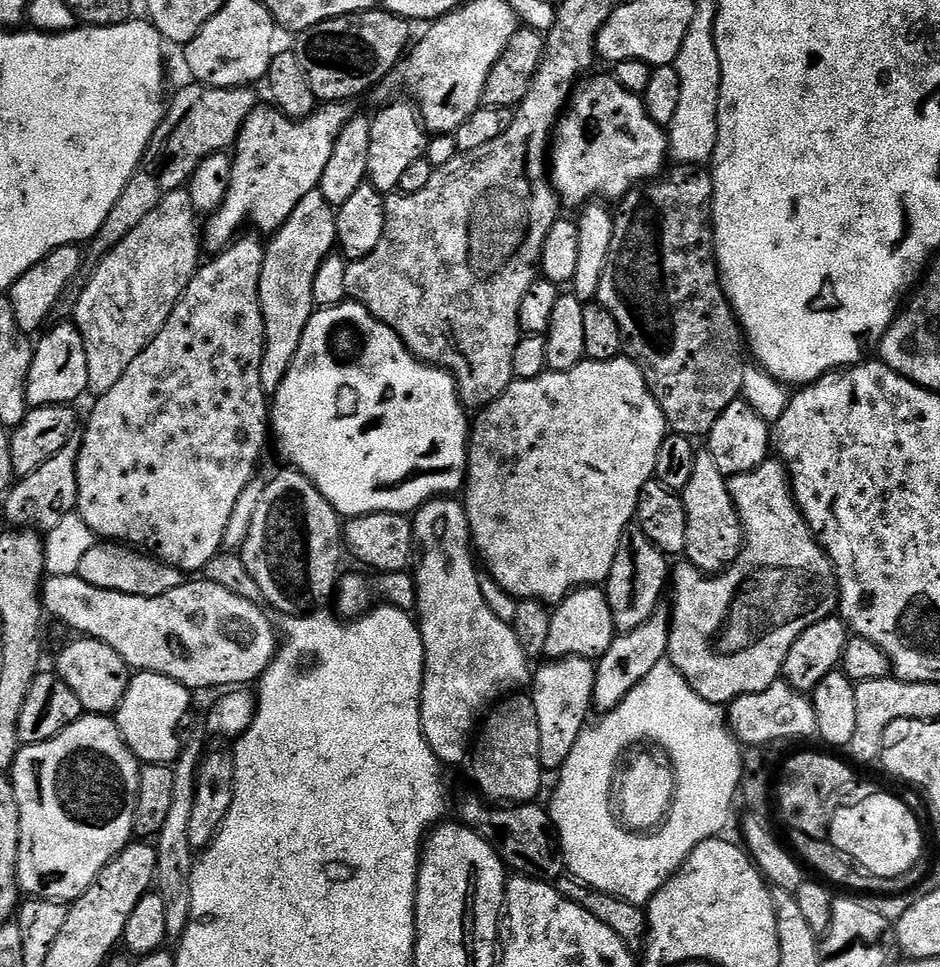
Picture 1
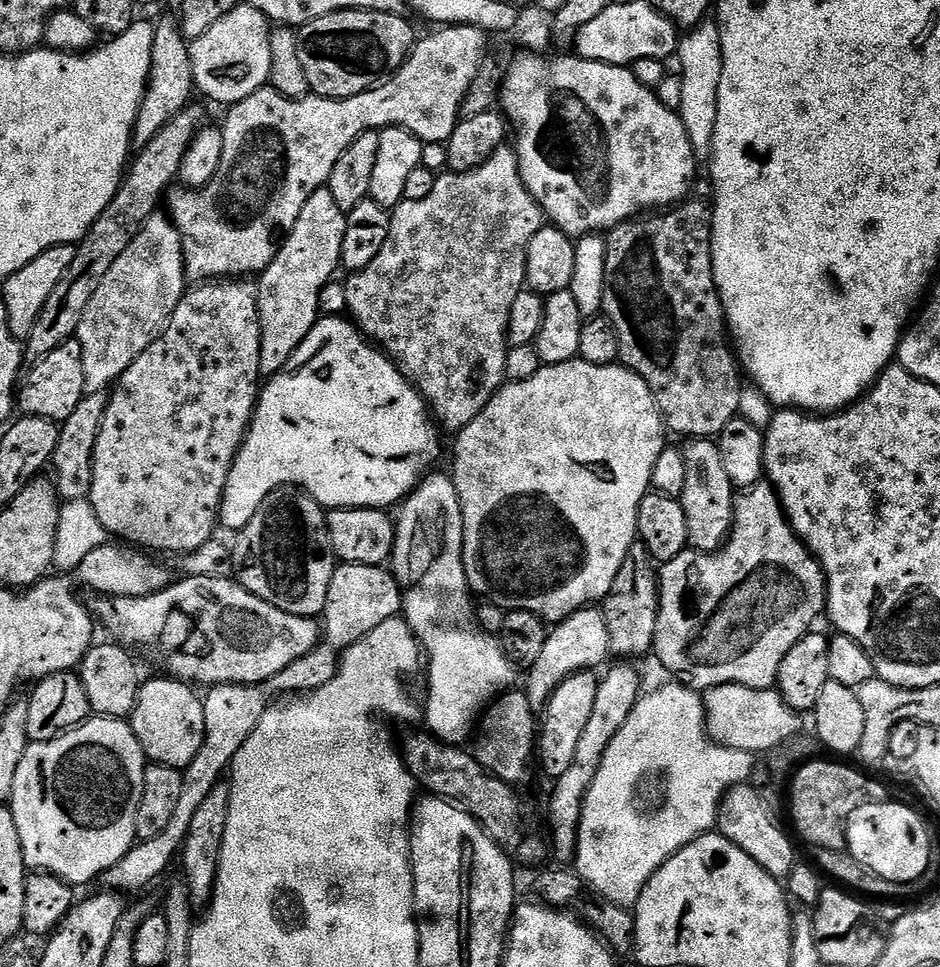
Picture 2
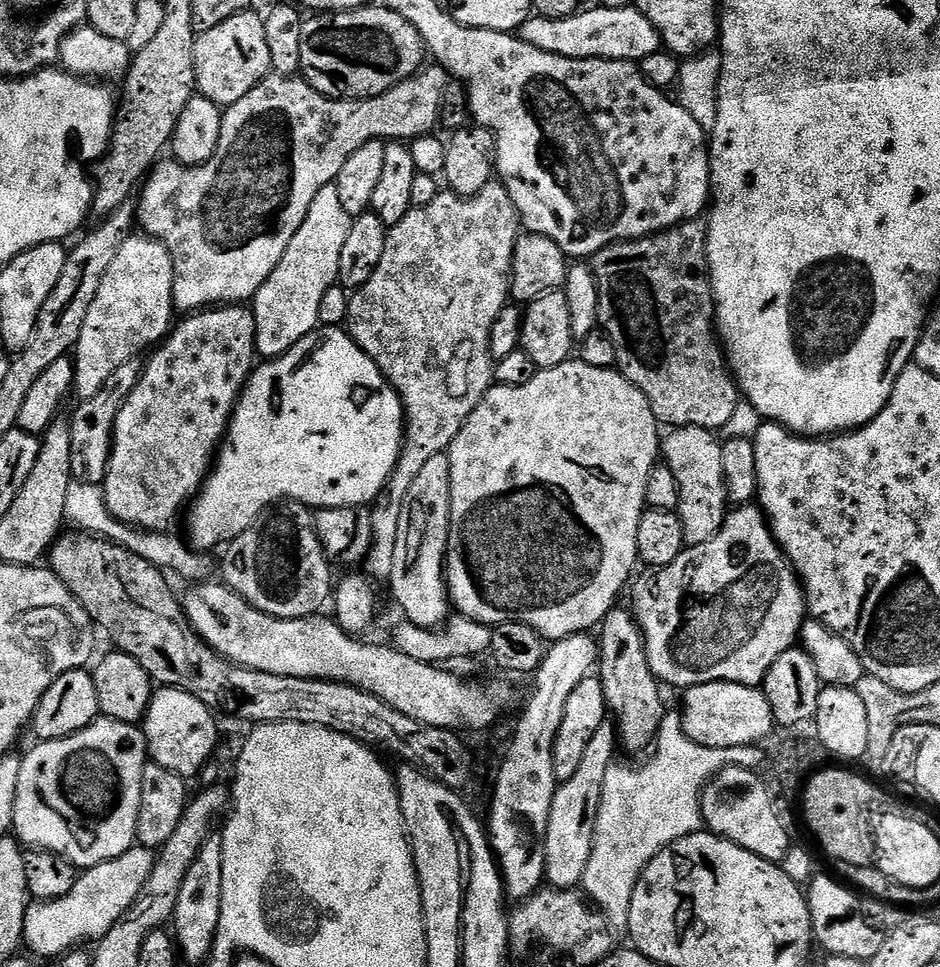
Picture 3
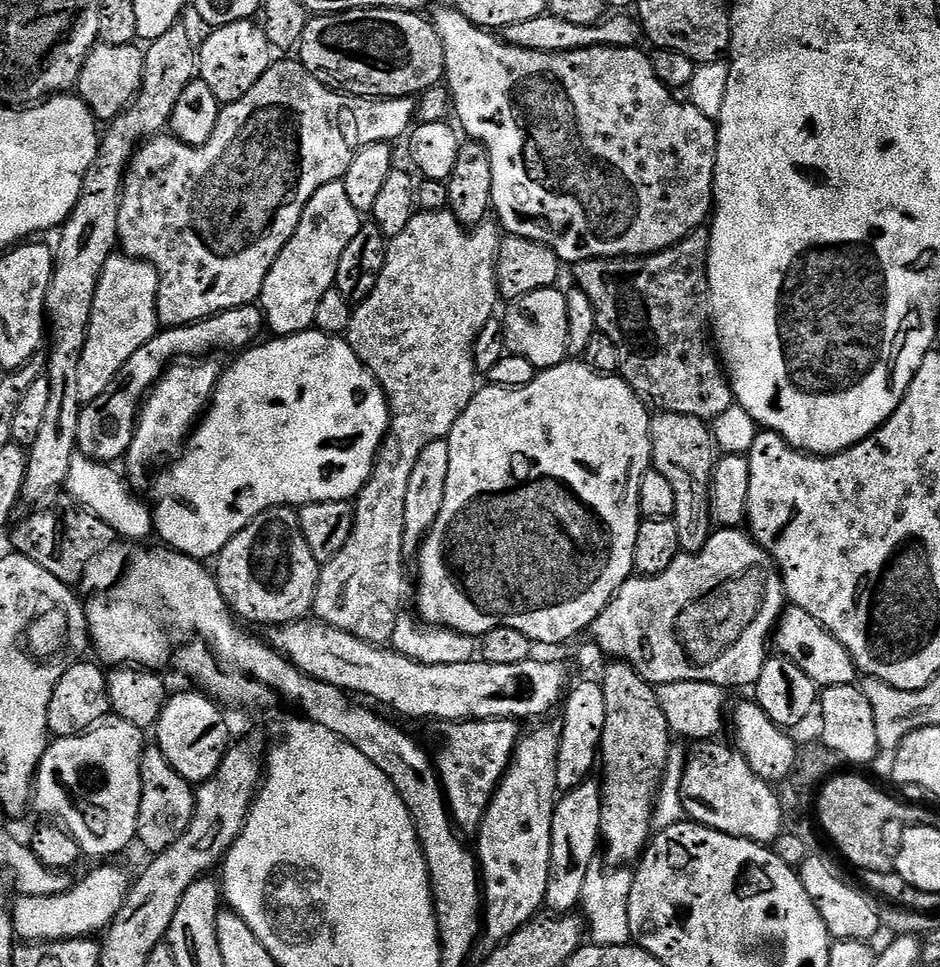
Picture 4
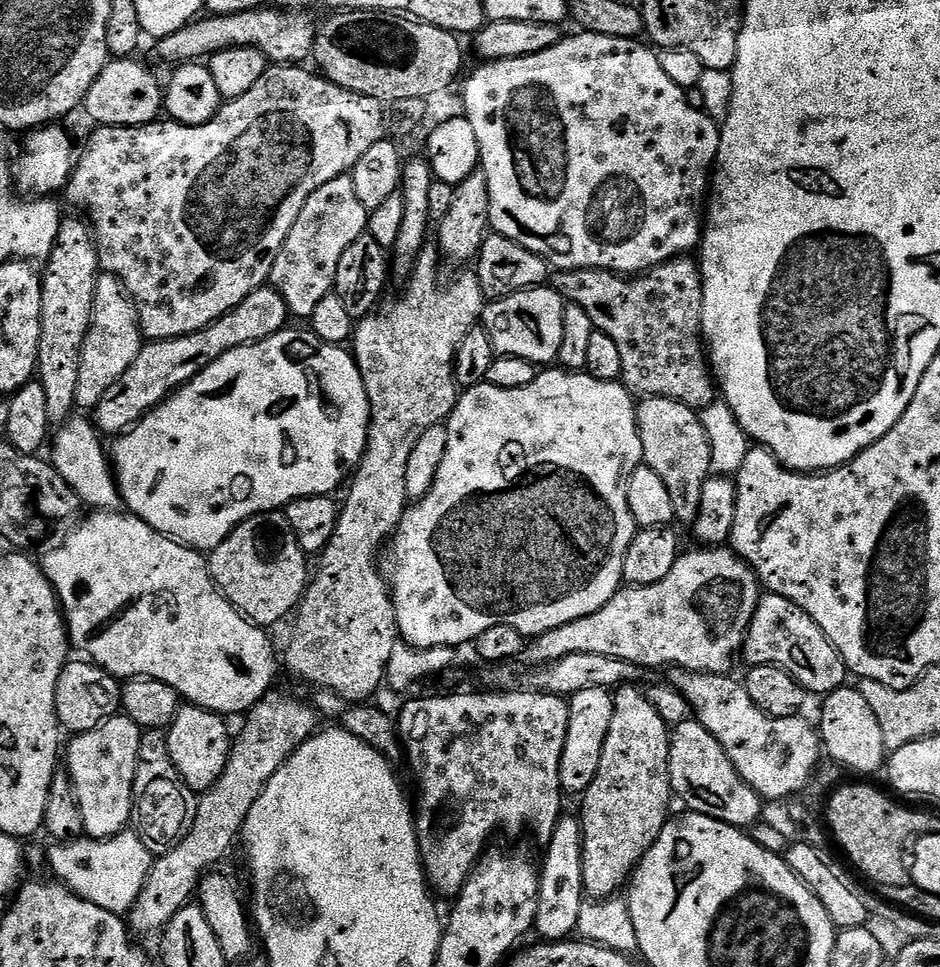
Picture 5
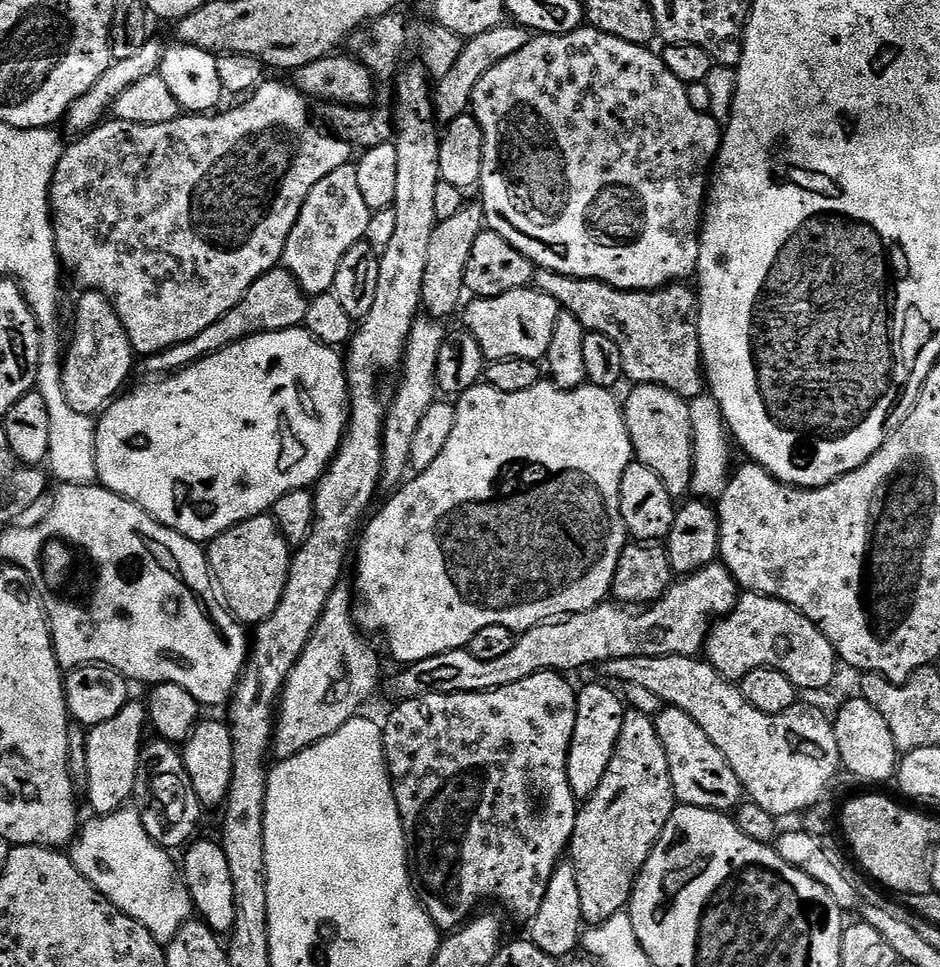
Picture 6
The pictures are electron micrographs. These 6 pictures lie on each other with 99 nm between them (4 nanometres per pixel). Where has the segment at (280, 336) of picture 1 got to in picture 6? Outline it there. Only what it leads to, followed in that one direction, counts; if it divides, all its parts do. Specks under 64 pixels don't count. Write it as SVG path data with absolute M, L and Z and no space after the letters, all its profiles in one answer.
M349 162L338 166L310 190L294 230L286 238L283 267L302 286L309 297L321 296L323 292L332 291L334 274L338 274L338 262L346 258L346 250L361 243L366 234L372 212L362 198L362 189L358 187L358 170L355 163Z

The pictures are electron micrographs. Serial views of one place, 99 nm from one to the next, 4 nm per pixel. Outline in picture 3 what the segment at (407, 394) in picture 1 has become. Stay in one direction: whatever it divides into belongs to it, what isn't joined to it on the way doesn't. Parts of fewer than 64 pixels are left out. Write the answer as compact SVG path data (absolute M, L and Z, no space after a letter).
M320 326L317 327L316 331L311 332L306 338L302 338L302 342L298 342L294 347L289 350L285 356L277 356L274 360L261 363L259 367L253 371L252 375L248 377L247 384L244 385L244 391L240 393L240 399L236 401L236 408L232 412L232 420L228 424L228 430L224 434L224 439L216 453L216 459L212 466L212 471L208 474L208 479L205 480L203 488L200 489L198 495L195 497L194 503L191 505L192 508L192 521L189 522L188 528L192 531L192 540L190 539L191 547L197 550L212 550L208 548L216 548L221 546L227 546L232 541L238 539L248 527L256 521L257 516L264 511L265 508L271 508L273 504L281 500L296 500L299 504L307 504L309 508L313 510L319 510L321 508L358 508L361 506L368 506L375 501L376 497L383 492L385 486L388 485L388 479L392 476L394 466L398 462L400 457L400 448L404 445L404 403L400 400L400 395L397 394L392 385L387 383L384 379L384 375L378 370L378 366L375 362L370 359L369 356L352 341L351 336L348 335L347 331L340 326Z

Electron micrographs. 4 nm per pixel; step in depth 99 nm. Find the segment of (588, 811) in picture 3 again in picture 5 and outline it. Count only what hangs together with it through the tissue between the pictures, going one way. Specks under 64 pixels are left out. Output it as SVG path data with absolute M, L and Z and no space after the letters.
M561 815L552 835L552 841L546 846L544 864L540 868L540 897L536 915L537 933L544 935L548 942L569 939L576 932L578 914L586 903L584 890L584 829L575 815Z

